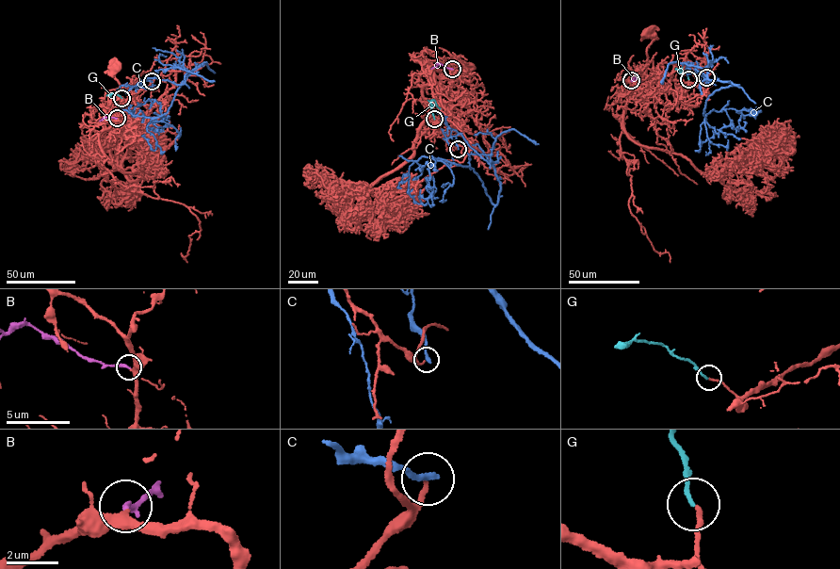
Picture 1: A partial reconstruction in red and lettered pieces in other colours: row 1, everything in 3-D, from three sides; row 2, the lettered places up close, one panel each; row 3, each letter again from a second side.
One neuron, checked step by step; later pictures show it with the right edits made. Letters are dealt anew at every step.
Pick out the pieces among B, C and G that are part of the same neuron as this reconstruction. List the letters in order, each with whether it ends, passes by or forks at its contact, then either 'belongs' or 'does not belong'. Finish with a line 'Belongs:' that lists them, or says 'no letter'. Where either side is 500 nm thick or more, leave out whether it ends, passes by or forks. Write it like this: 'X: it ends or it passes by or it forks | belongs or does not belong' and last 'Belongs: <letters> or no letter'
B: it ends | does not belong
C: it ends | does not belong
G: it ends | belongs
Belongs: G

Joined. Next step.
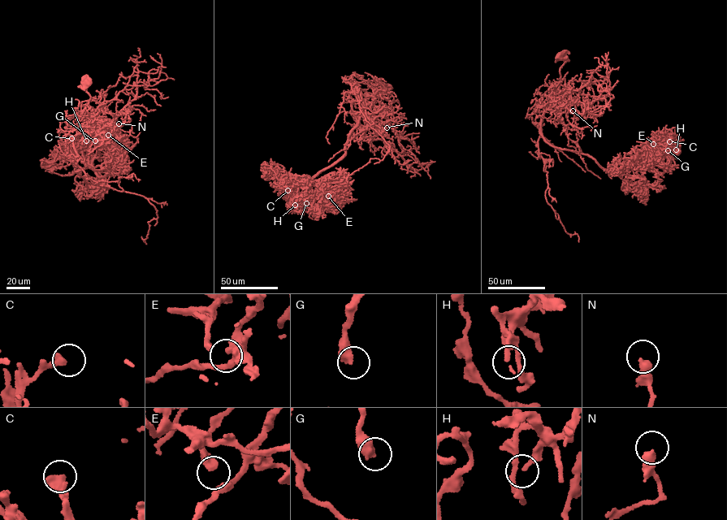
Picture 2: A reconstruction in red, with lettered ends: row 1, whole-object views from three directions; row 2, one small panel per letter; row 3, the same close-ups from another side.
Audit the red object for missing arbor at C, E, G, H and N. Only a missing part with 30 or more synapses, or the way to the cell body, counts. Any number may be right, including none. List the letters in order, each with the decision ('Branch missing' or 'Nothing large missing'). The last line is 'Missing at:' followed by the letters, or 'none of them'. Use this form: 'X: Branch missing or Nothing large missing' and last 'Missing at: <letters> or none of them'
C: Nothing large missing
E: Nothing large missing
G: Nothing large missing
H: Nothing large missing
N: Nothing large missing
Missing at: none of them

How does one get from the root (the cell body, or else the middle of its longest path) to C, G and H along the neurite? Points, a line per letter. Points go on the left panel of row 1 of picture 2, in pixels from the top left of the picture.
C: (86, 81), (80, 85), (90, 99), (74, 148), (88, 166), (108, 167), (106, 175), (97, 175), (71, 138)
G: (86, 81), (73, 141), (85, 165), (108, 167), (102, 176), (88, 163), (95, 140)
H: (86, 81), (80, 85), (90, 99), (74, 148), (88, 166), (108, 167), (106, 175), (89, 164), (86, 140)

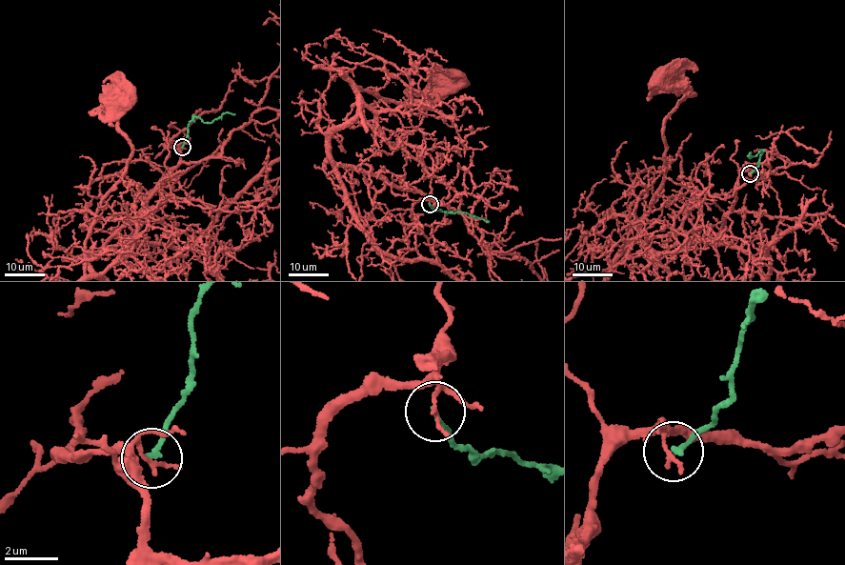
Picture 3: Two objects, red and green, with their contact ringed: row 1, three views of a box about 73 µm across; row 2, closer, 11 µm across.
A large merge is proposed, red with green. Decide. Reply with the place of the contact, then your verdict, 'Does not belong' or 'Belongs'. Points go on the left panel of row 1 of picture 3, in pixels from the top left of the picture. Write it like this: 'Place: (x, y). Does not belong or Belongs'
Place: (182, 147). Does not belong

